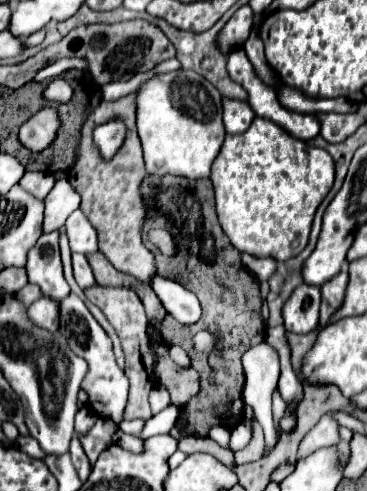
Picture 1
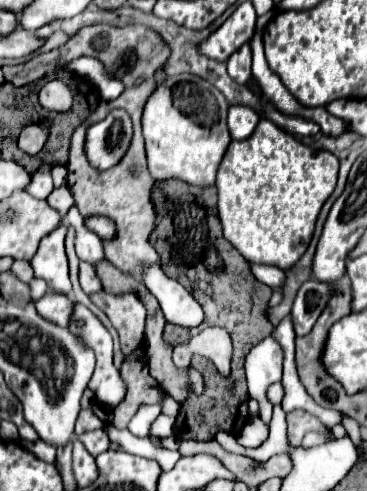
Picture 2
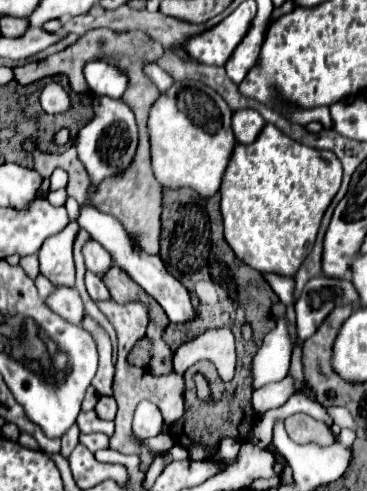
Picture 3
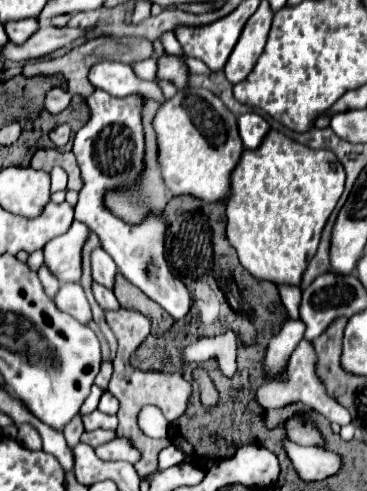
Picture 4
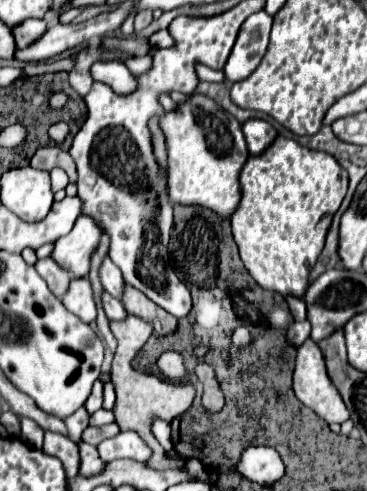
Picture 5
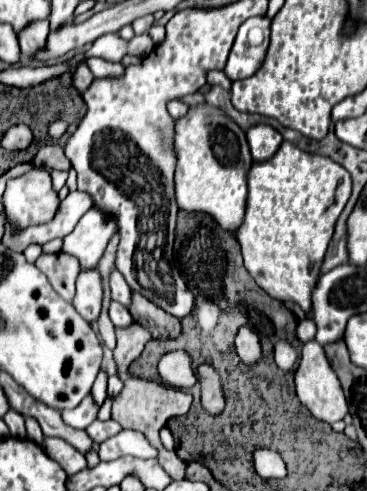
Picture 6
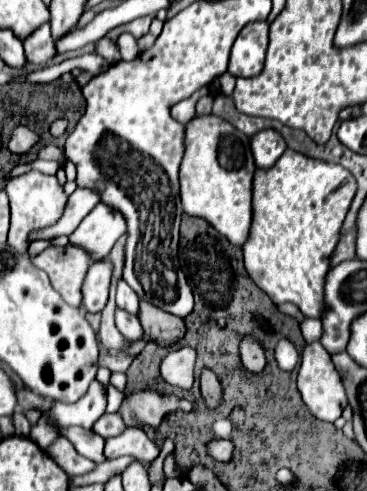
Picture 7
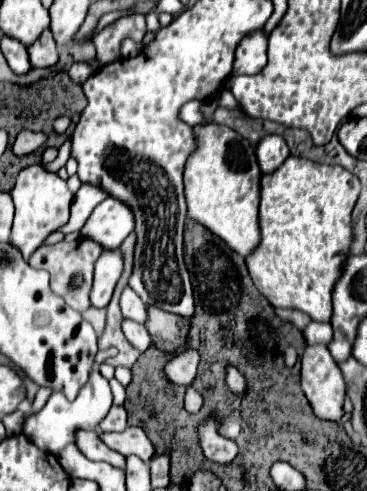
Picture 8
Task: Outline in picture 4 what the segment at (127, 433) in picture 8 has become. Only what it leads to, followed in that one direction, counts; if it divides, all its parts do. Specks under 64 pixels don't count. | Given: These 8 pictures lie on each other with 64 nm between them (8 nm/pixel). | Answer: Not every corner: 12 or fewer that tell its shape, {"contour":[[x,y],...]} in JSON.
{"contour":[[114,438],[98,446],[105,461],[136,462],[136,448],[127,438]]}

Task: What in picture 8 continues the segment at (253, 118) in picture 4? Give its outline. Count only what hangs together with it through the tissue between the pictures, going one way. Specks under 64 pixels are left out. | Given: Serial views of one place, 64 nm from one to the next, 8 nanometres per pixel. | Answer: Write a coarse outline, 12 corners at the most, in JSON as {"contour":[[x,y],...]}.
{"contour":[[266,136],[258,148],[262,174],[272,174],[290,156],[282,136]]}

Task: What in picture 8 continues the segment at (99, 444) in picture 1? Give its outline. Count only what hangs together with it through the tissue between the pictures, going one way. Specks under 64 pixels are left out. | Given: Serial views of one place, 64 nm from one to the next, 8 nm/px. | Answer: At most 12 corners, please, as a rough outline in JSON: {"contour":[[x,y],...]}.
{"contour":[[112,406],[100,422],[102,432],[120,432],[126,424],[124,406]]}

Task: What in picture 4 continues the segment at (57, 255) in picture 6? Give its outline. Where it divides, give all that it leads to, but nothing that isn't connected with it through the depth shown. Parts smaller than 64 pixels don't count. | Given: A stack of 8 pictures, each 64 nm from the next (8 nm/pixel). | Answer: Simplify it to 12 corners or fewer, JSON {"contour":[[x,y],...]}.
{"contour":[[40,266],[38,276],[48,296],[56,296],[62,282],[48,270]]}

